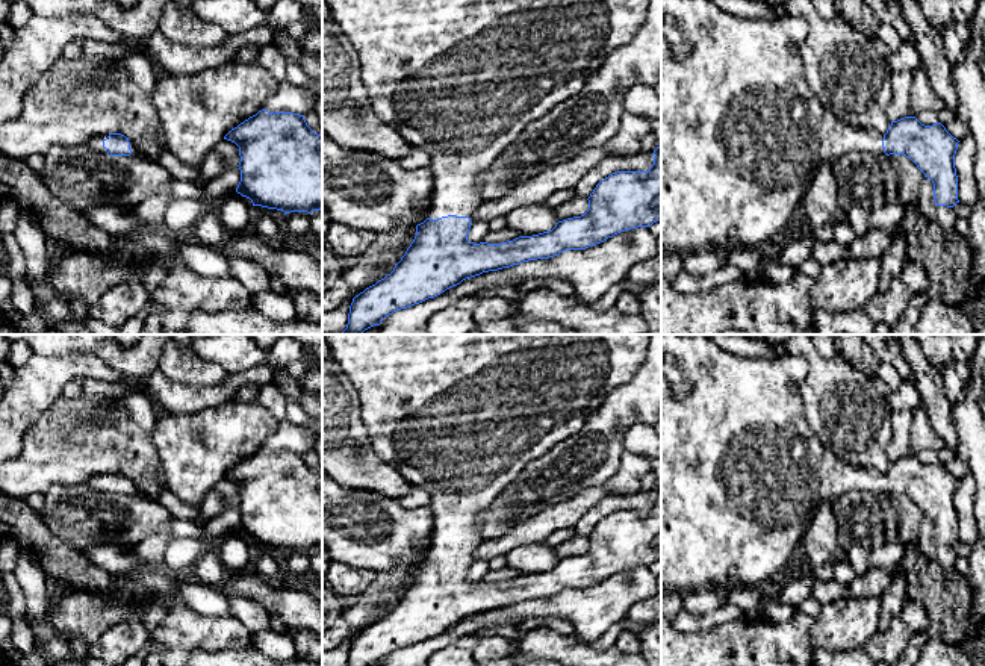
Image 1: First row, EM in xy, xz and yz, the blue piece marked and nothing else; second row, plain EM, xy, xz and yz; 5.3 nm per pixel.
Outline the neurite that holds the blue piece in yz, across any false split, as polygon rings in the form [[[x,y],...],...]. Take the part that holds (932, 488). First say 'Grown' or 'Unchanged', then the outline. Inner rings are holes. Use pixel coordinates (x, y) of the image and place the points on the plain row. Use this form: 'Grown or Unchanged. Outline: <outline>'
Grown. Outline: [[[661,335],[661,587],[667,593],[679,593],[685,596],[708,587],[722,587],[726,590],[735,587],[761,587],[766,580],[772,578],[787,566],[794,549],[800,546],[819,506],[853,490],[868,490],[879,495],[882,492],[887,495],[903,493],[917,504],[924,516],[932,519],[934,540],[937,545],[953,546],[959,542],[958,515],[955,507],[955,493],[959,480],[953,477],[941,462],[924,465],[915,456],[891,460],[885,474],[873,468],[856,468],[841,462],[820,442],[808,422],[799,394],[799,387],[806,378],[806,372],[808,365],[805,359],[790,353],[778,360],[750,359],[719,348],[705,335]]]

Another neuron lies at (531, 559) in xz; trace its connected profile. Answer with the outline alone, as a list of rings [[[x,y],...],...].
[[[546,542],[517,546],[505,554],[505,566],[519,571],[522,575],[549,571],[557,562],[557,549]]]

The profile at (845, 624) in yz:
[[[855,595],[822,605],[811,627],[809,640],[814,646],[829,651],[861,648],[879,628],[881,598]]]

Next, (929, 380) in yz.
[[[891,335],[911,368],[921,401],[928,409],[929,422],[944,447],[956,450],[958,436],[953,425],[952,401],[947,398],[943,374],[929,363],[924,351],[912,335]]]

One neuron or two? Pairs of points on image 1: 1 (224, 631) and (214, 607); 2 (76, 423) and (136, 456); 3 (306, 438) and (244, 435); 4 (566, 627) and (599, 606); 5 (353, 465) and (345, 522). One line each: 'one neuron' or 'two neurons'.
1: two neurons
2: one neuron
3: two neurons
4: two neurons
5: two neurons

